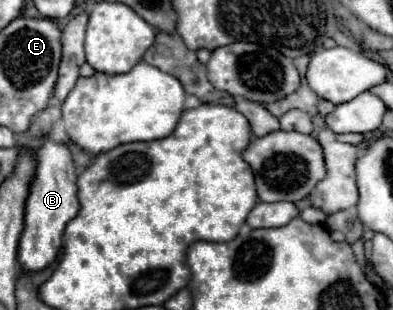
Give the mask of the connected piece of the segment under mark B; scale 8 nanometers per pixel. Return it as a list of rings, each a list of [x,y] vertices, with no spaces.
[[[43,140],[43,144],[35,150],[37,154],[37,170],[35,180],[29,190],[29,198],[25,202],[25,230],[19,240],[17,260],[25,272],[39,272],[55,262],[61,242],[63,230],[71,218],[79,212],[77,202],[77,170],[71,160],[71,152],[63,144],[55,144],[51,140]]]

